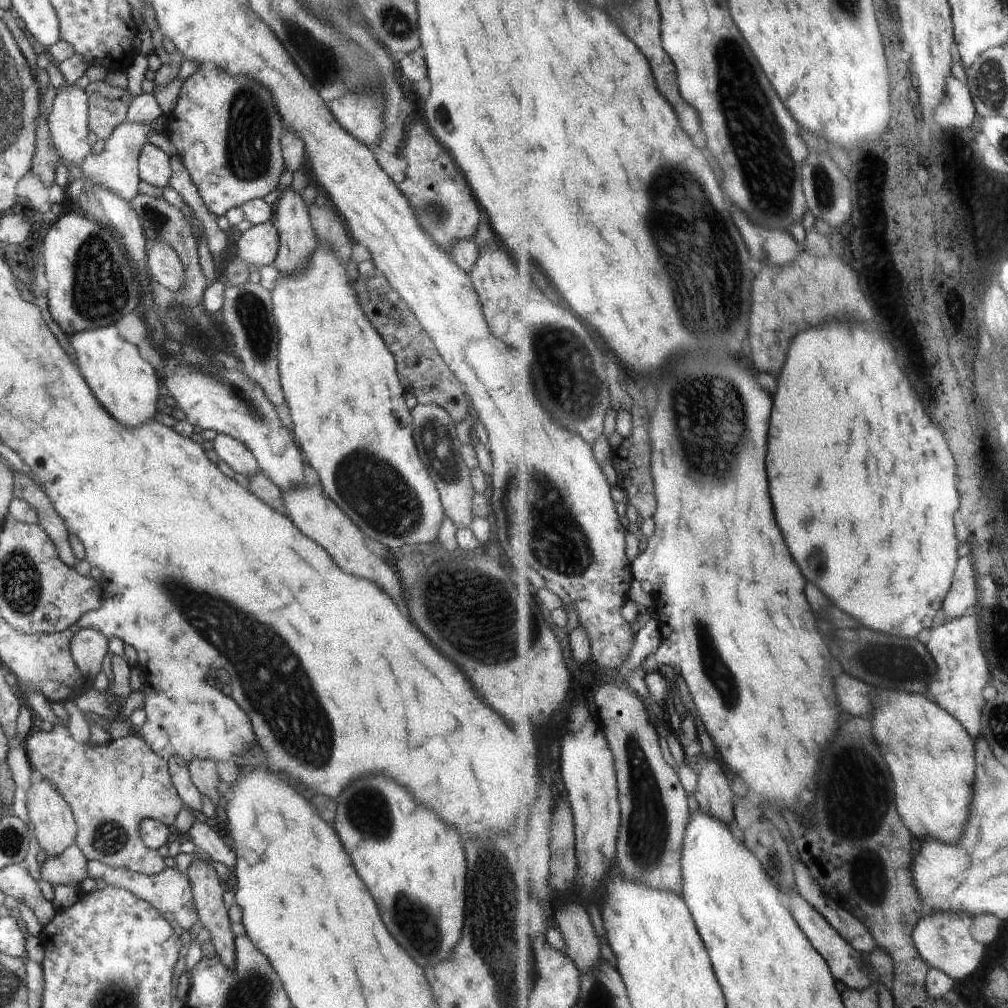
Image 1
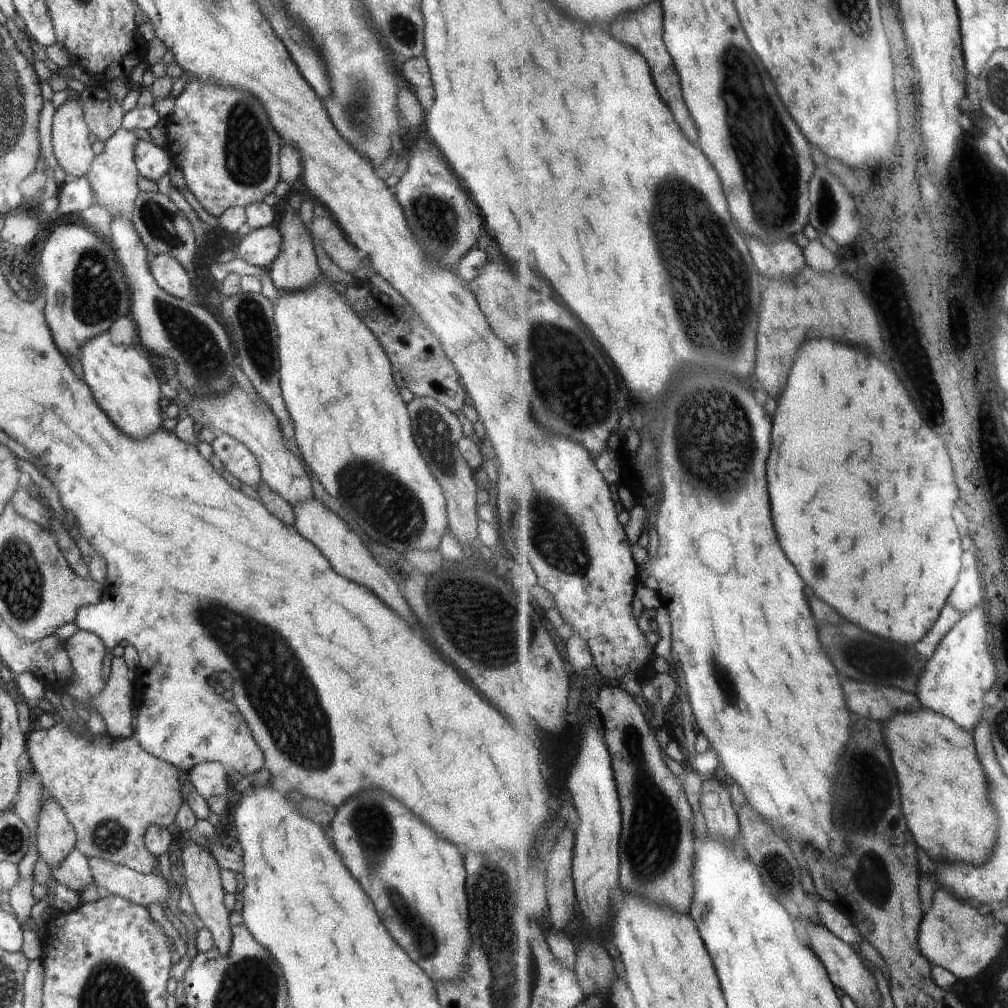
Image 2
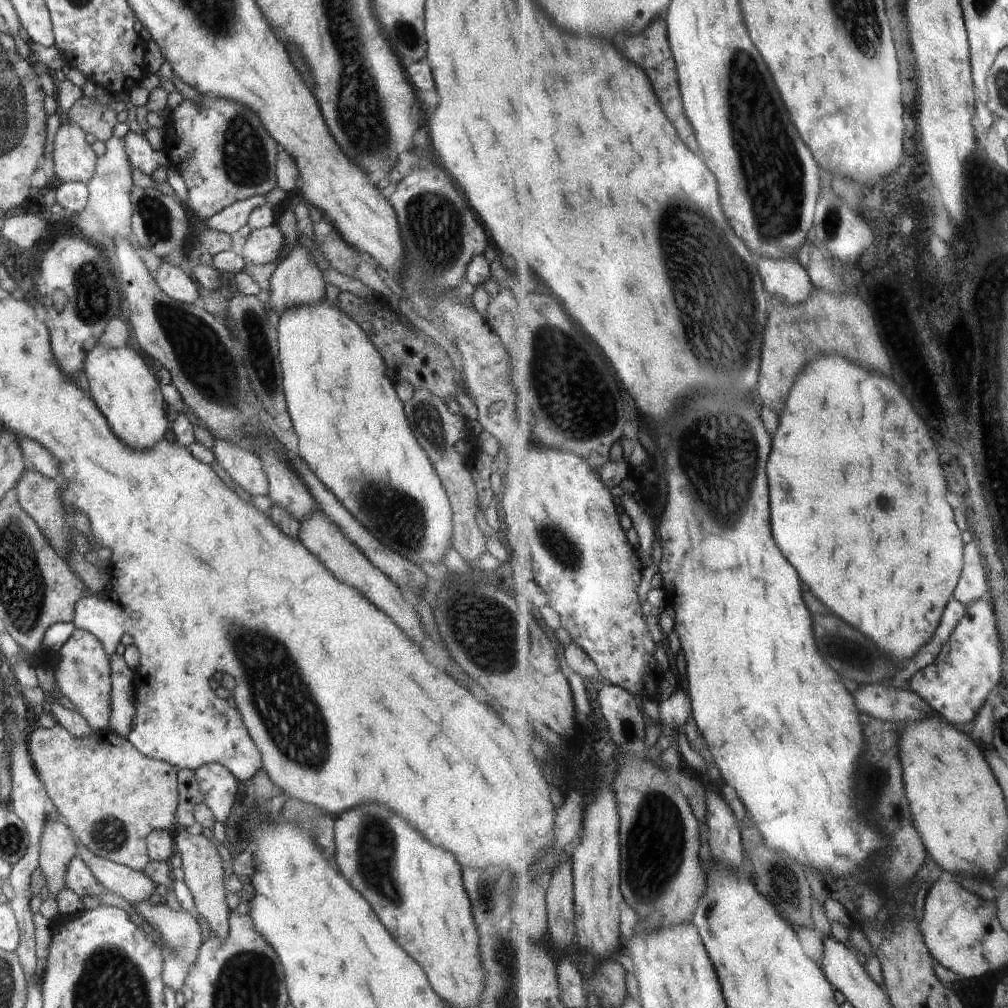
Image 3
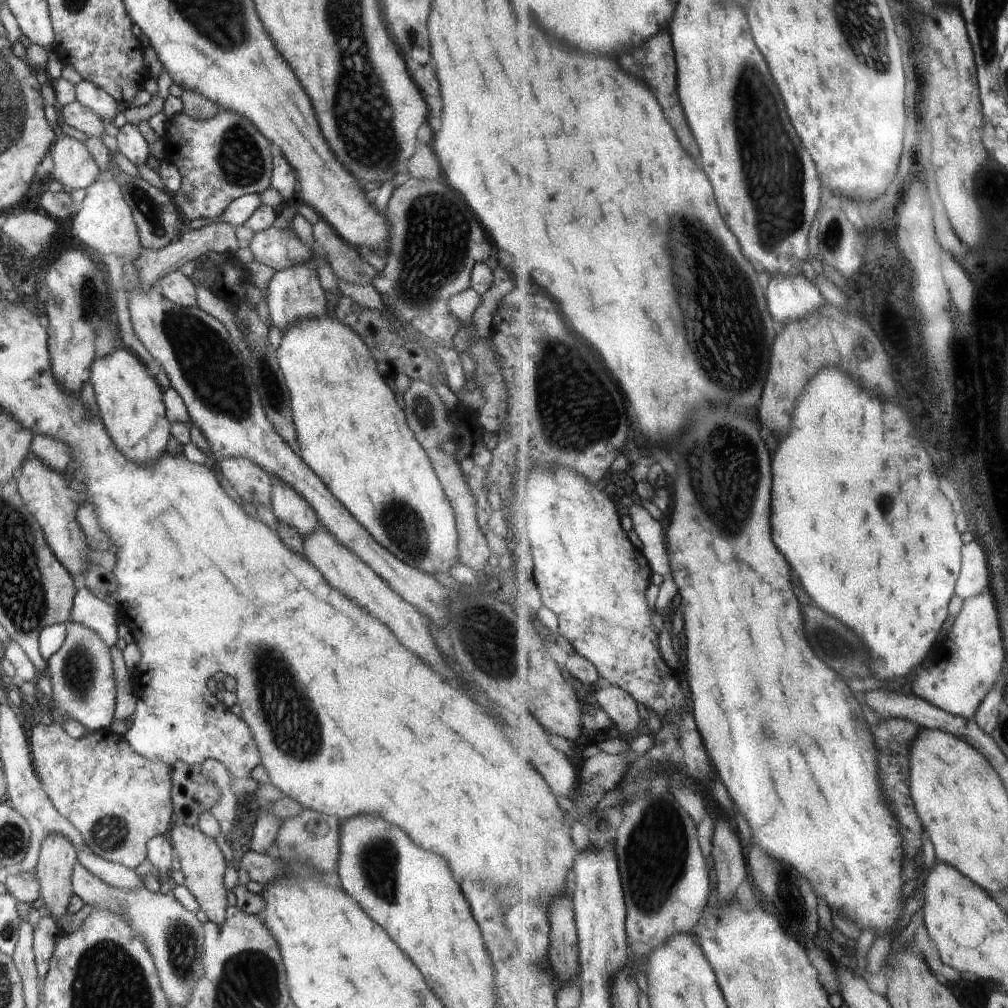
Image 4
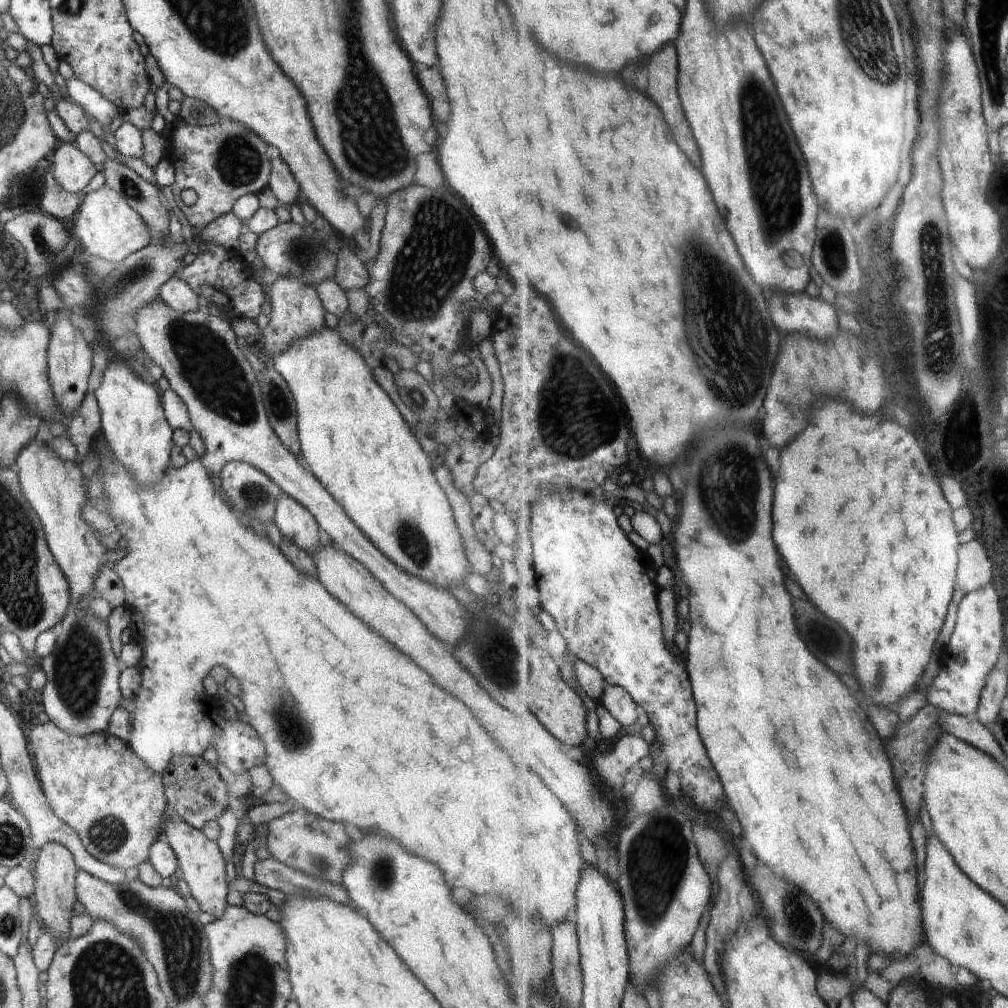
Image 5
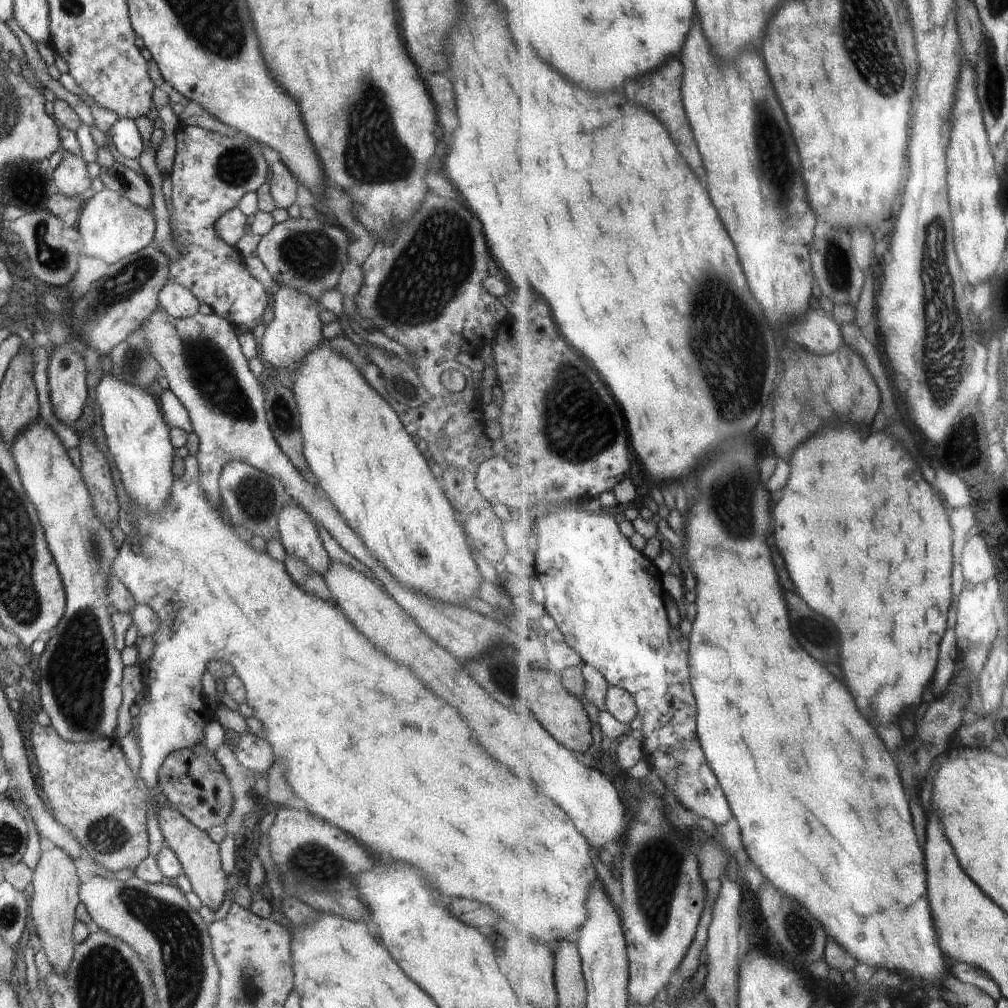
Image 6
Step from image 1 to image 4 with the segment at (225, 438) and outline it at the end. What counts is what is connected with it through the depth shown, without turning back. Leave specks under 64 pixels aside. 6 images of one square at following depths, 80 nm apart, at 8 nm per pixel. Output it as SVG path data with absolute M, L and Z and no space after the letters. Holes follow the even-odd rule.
M223 457L218 463L220 472L241 499L255 507L271 508L273 484L271 476L263 468L242 457Z

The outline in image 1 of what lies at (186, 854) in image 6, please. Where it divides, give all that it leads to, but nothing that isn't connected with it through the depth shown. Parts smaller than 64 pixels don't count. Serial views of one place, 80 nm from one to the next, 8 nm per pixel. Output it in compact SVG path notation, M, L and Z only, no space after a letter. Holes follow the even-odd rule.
M198 859L192 862L187 867L186 873L187 880L191 884L193 905L197 910L197 916L204 928L210 932L210 942L214 944L214 948L217 955L221 958L222 964L226 966L226 968L231 969L235 963L235 935L232 933L231 920L229 919L227 909L224 907L224 901L222 899L222 895L226 890L225 885L216 874L216 869L214 869L212 863L208 863L204 859Z

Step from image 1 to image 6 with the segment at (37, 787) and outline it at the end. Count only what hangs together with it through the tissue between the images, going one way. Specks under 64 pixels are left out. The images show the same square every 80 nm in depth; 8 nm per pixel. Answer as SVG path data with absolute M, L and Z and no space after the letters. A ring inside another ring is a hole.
M54 847L51 850L46 850L45 852L42 851L40 855L40 859L38 864L36 865L35 870L33 871L33 877L32 877L32 888L33 894L31 895L32 903L29 906L29 929L34 932L34 934L39 936L39 939L41 940L41 950L44 951L44 954L46 955L46 958L49 960L49 963L51 964L51 968L58 974L58 975L64 975L65 972L69 969L70 963L72 962L72 957L75 951L75 943L73 941L72 937L72 927L74 924L76 924L76 917L75 917L75 910L76 906L78 906L78 903L81 901L79 899L79 886L81 885L80 881L78 880L78 875L76 875L76 867L74 867L74 862L72 858L65 852L64 849L61 849L60 847Z

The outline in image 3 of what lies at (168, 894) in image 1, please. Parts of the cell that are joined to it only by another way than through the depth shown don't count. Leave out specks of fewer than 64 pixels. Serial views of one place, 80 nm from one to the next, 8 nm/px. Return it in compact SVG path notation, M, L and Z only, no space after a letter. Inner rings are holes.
M78 846L77 854L103 887L133 904L146 900L154 889L162 890L142 871L135 871L108 859L92 854L86 847Z

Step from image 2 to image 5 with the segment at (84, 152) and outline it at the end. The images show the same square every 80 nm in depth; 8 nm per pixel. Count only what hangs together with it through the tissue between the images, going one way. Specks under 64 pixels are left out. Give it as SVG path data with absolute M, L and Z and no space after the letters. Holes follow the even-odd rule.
M60 142L50 157L57 187L69 193L80 193L97 172L95 164L89 161L75 143Z

